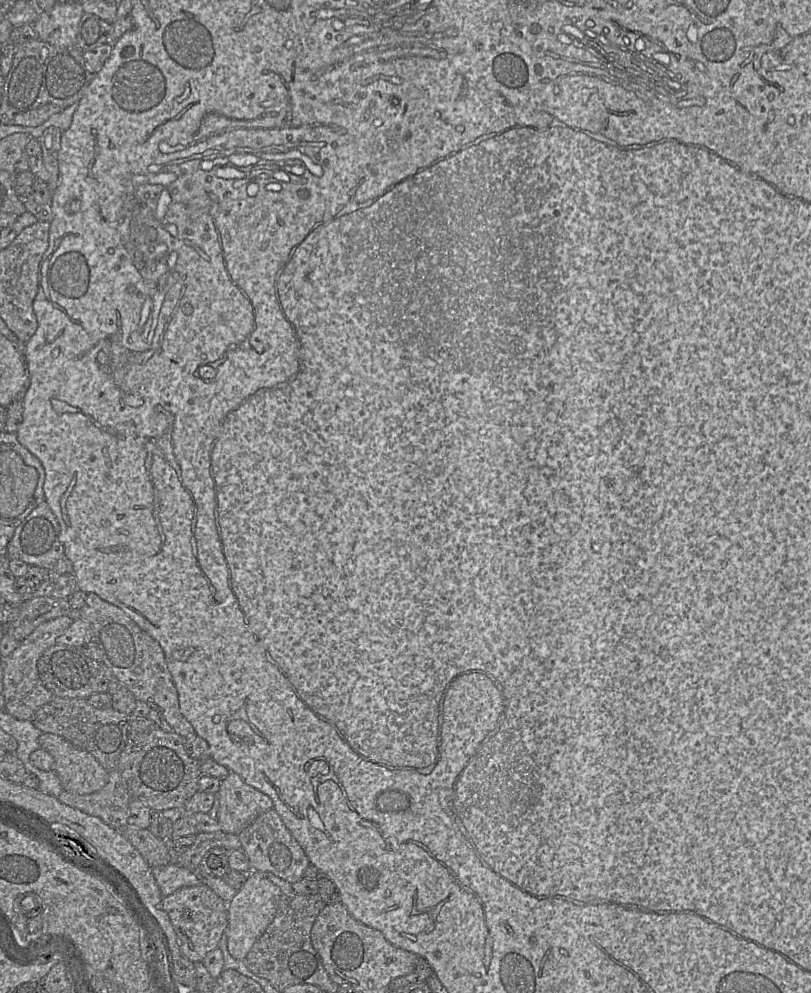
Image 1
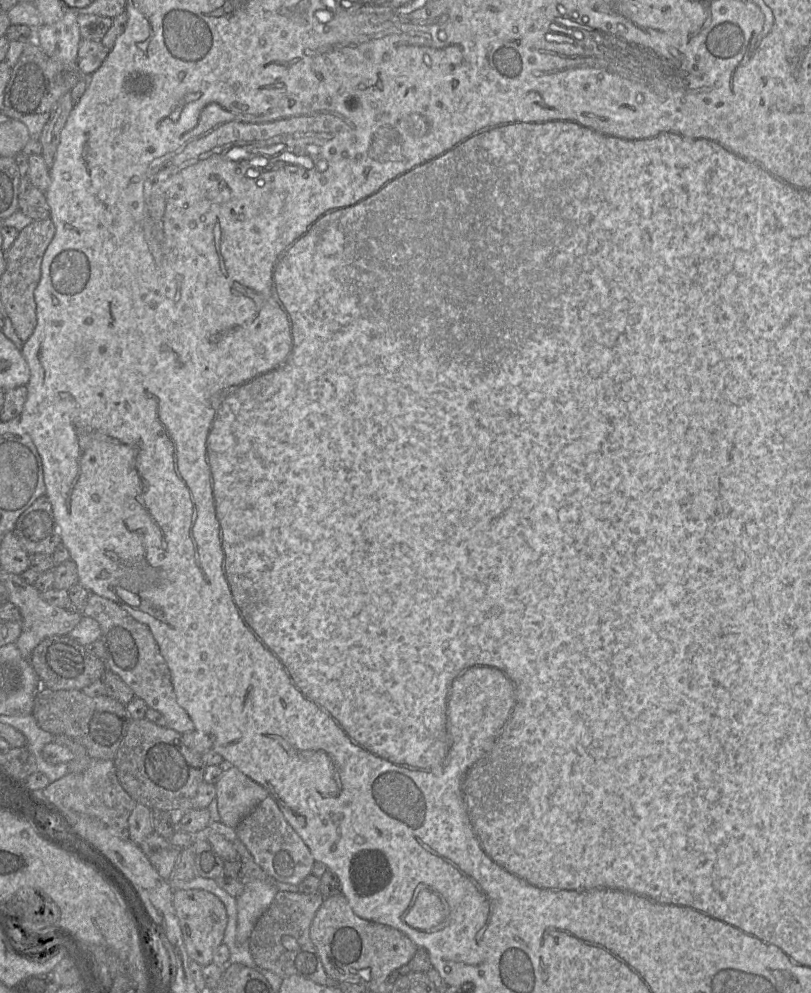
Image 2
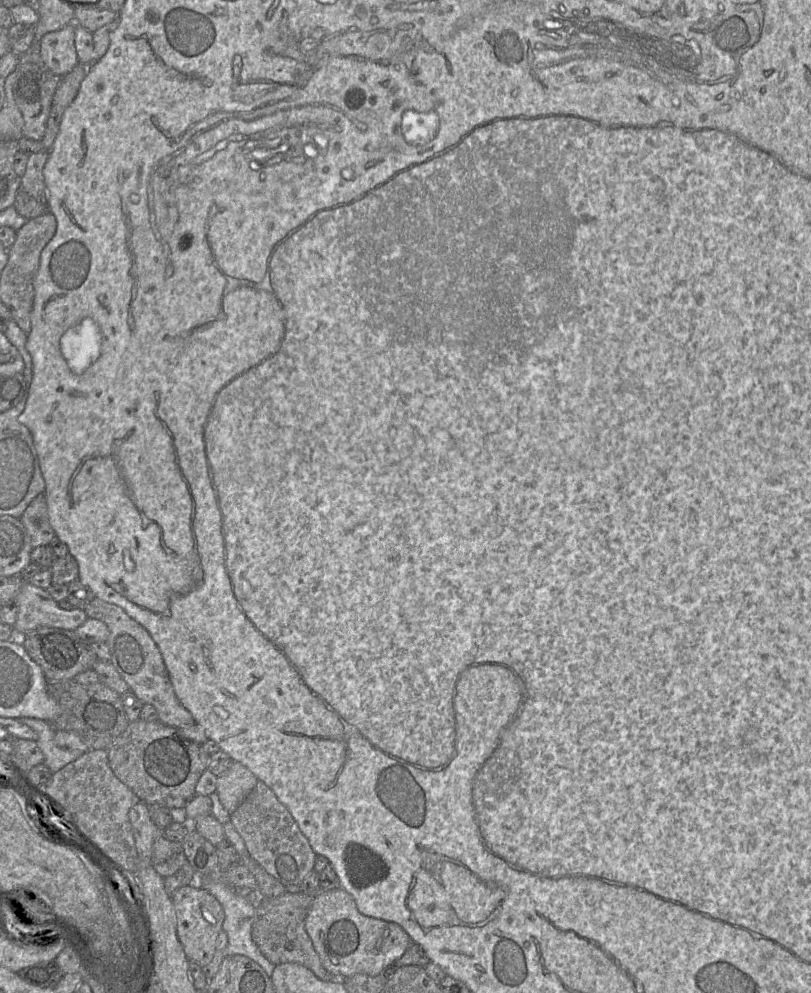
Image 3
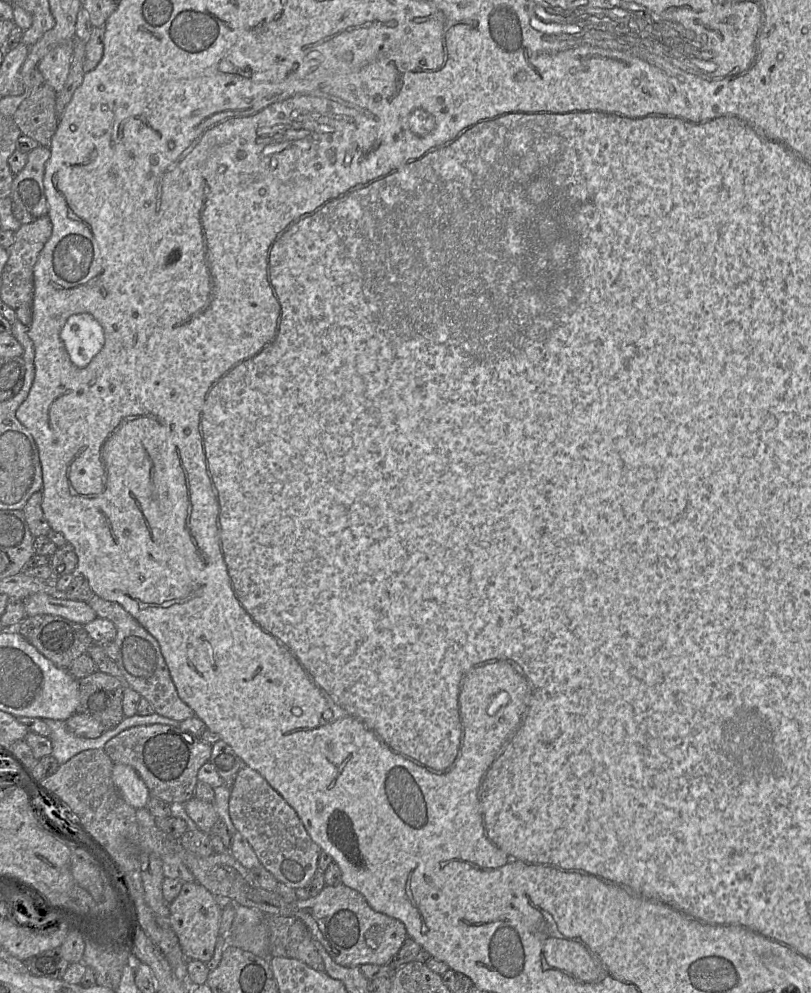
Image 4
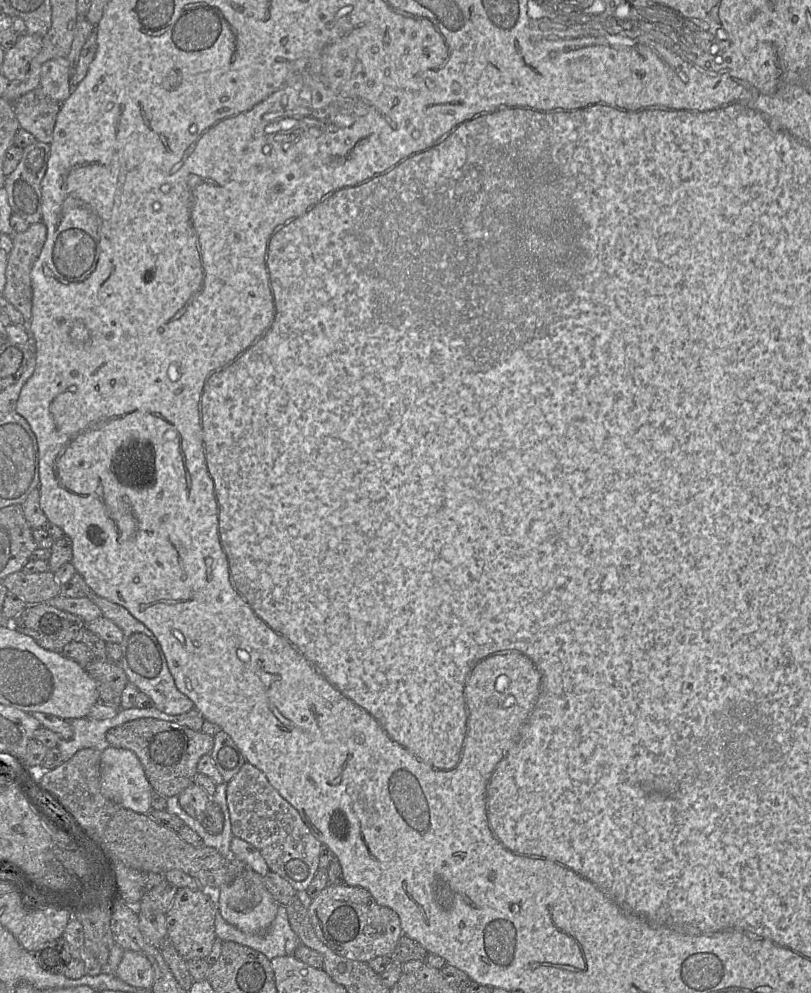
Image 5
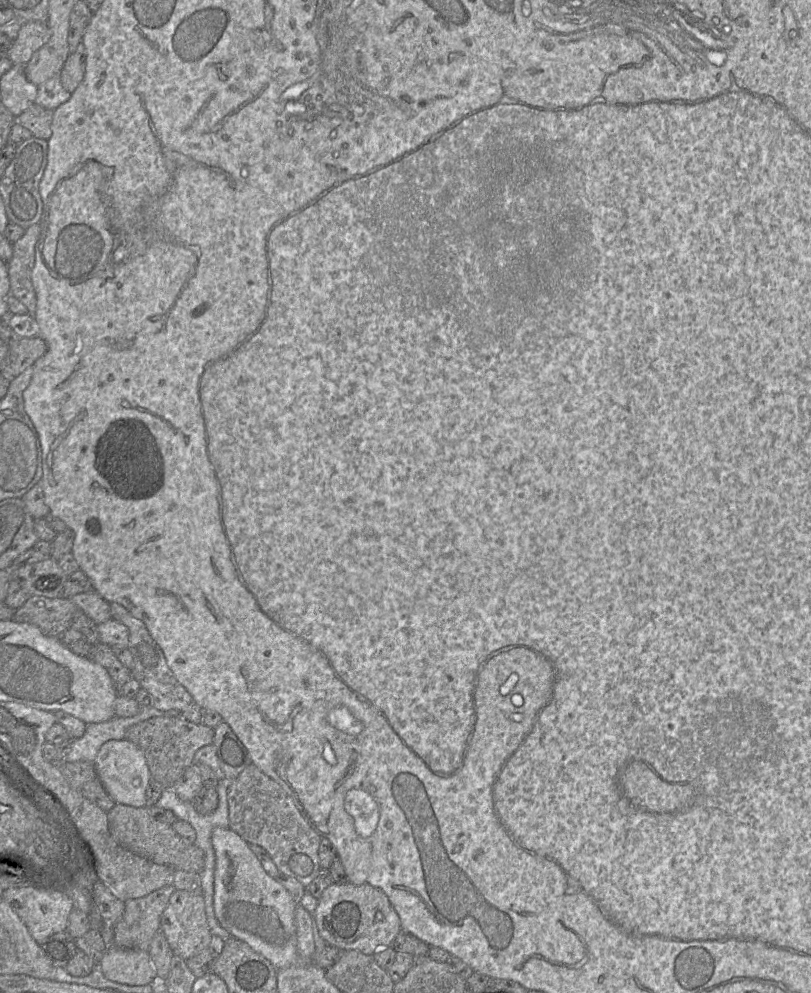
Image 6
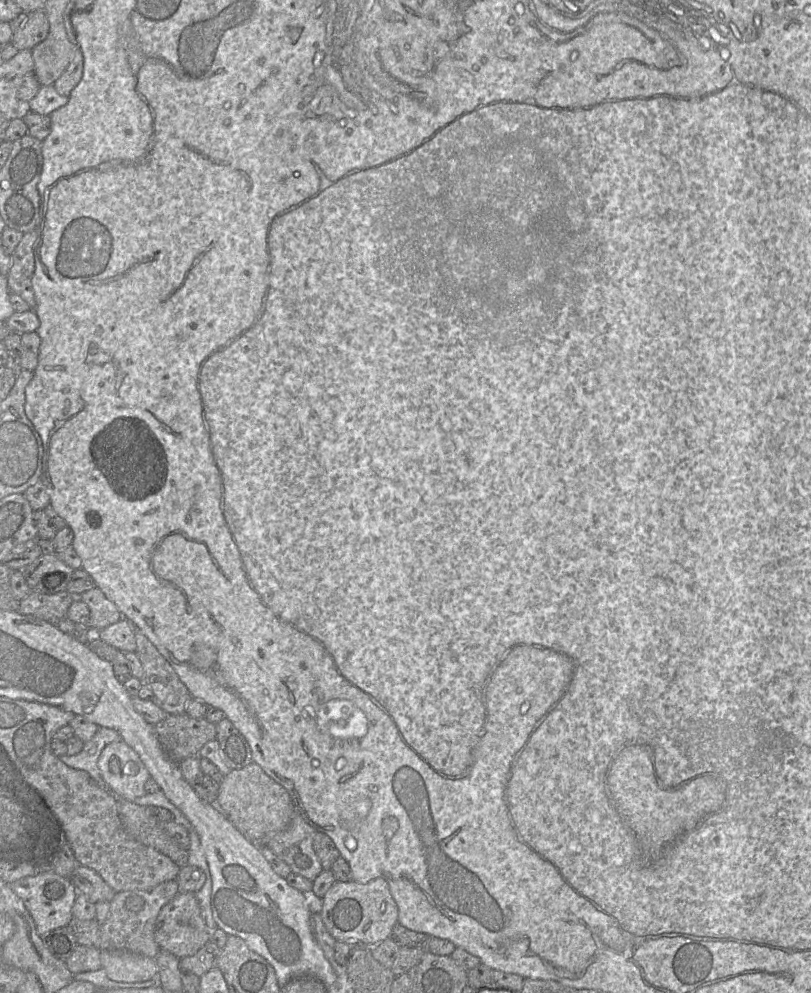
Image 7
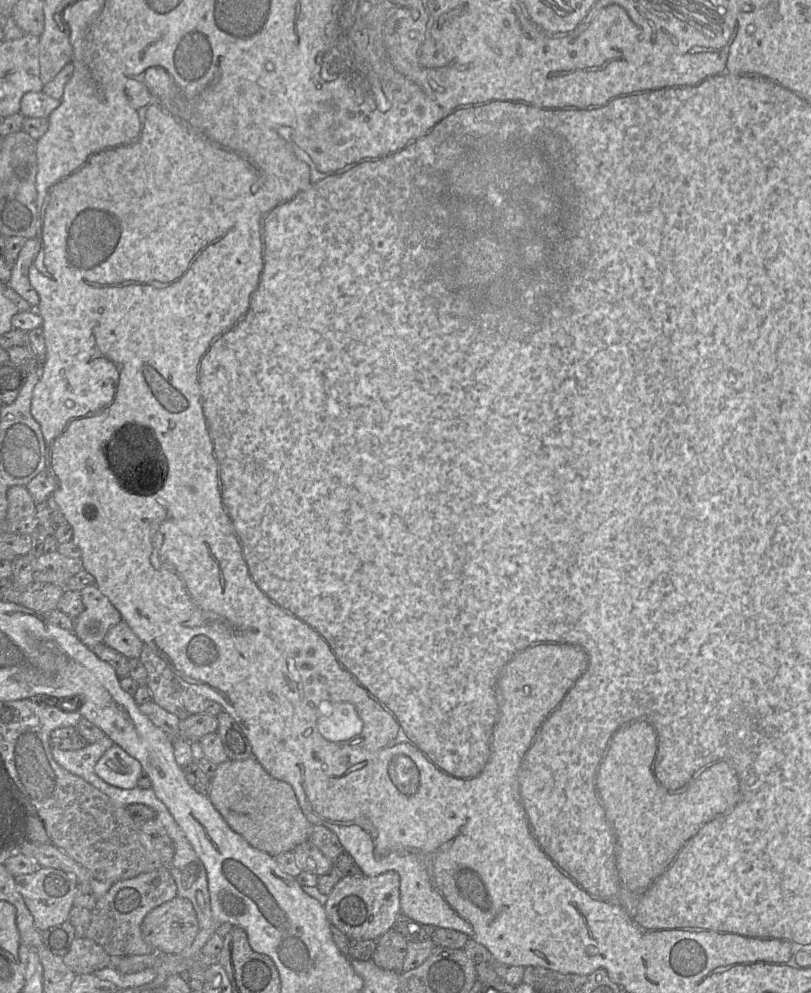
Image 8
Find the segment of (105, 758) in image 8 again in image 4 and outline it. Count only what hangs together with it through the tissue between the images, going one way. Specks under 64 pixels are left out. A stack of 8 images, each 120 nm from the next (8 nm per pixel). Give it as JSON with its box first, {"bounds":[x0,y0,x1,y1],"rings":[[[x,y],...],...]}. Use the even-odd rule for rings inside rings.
{"bounds":[112,765,149,809],"rings":[[[113,765],[112,780],[121,797],[134,809],[147,807],[149,791],[137,772],[128,765]]]}

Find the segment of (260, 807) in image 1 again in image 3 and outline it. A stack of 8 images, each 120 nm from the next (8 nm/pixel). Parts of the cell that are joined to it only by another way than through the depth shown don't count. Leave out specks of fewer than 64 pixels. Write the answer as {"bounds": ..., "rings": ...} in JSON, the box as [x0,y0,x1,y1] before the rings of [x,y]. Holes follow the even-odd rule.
{"bounds":[216,762,258,814],"rings":[[[239,762],[217,778],[216,792],[223,807],[232,814],[254,789],[258,778]]]}

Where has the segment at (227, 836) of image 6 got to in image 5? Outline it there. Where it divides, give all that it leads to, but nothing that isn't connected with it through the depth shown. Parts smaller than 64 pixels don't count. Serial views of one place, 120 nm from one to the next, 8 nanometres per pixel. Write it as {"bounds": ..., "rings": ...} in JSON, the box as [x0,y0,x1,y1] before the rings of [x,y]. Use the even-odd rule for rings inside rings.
{"bounds":[219,855,279,934],"rings":[[[232,855],[230,860],[234,864],[234,880],[219,889],[219,912],[227,923],[244,932],[252,934],[264,933],[275,919],[279,903],[265,887],[260,874]]]}

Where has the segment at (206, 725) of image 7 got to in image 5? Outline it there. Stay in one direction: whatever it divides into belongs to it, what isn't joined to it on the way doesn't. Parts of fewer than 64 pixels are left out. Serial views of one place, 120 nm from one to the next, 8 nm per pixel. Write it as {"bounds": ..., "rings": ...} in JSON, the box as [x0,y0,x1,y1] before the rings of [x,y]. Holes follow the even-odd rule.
{"bounds":[106,718,214,798],"rings":[[[140,718],[112,728],[106,733],[106,739],[111,747],[135,753],[152,790],[165,798],[178,796],[195,782],[199,759],[210,754],[214,747],[214,737],[202,731],[155,718]]]}

